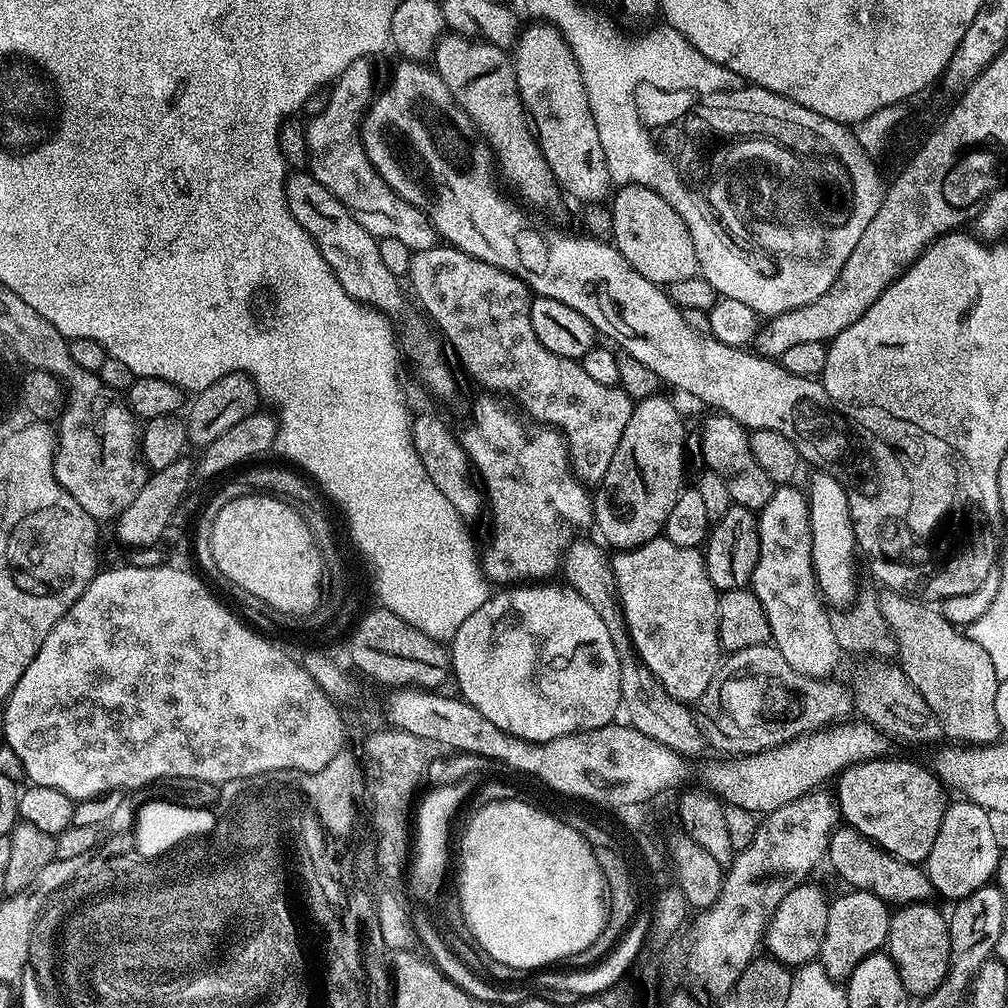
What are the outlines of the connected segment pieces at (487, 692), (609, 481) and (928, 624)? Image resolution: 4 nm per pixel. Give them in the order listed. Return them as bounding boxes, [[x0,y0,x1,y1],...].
[[450,582,622,744],[594,394,685,549],[878,590,1002,746]]

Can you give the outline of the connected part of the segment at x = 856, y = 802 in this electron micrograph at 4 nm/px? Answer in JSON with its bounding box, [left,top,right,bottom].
[834,759,946,866]

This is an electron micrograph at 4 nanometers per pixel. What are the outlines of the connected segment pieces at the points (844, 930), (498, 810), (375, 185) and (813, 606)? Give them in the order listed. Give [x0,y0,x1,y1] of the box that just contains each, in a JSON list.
[[818,890,892,981],[460,798,608,968],[307,59,437,251],[750,486,842,677]]

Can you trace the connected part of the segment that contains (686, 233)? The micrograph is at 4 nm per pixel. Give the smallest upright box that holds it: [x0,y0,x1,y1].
[610,184,700,286]

